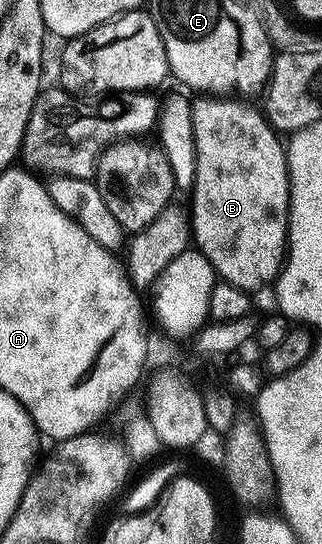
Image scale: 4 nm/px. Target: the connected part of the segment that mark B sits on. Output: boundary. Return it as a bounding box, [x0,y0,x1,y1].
[192,97,290,293]

